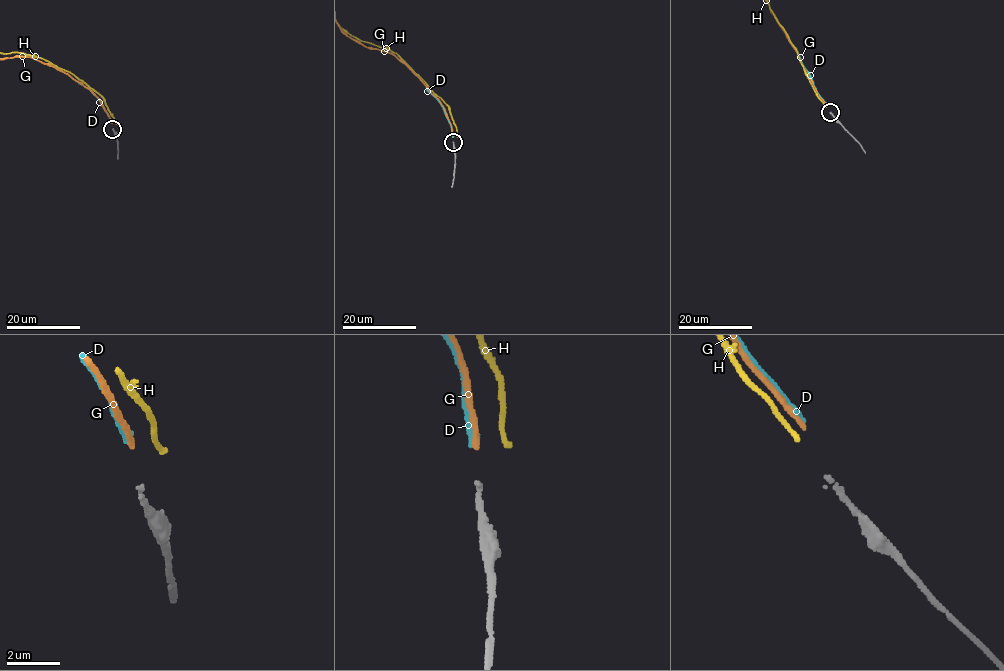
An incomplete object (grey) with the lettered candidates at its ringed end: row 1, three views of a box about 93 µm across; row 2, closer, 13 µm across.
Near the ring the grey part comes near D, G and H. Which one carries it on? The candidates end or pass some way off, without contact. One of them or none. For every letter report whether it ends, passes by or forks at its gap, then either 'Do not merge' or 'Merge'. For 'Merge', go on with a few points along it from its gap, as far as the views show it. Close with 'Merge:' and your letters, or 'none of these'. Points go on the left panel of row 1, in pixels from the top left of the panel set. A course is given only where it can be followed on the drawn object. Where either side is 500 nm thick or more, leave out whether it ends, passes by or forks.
D: It ends there. Do not merge
G: It ends there. Do not merge
H: It ends there. Do not merge
Merge: none of these

